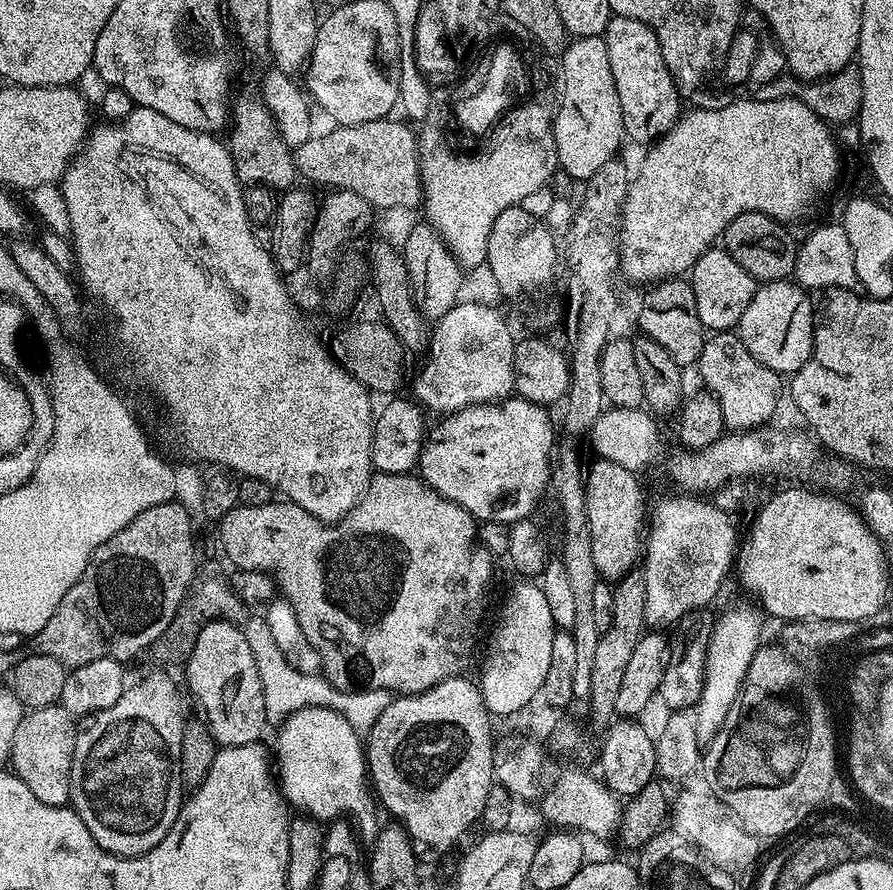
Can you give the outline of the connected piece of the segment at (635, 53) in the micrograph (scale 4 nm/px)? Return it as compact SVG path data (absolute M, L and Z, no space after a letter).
M613 15L603 34L610 58L610 71L614 73L614 90L618 90L618 103L622 106L624 135L636 144L651 145L665 136L682 115L680 91L672 85L670 70L662 58L662 46L654 38L654 30L637 22L635 18Z

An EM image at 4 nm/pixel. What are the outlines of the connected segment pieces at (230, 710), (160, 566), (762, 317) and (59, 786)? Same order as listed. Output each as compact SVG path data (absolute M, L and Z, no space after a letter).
M214 620L198 635L193 653L186 661L188 688L204 707L203 717L217 745L229 748L243 744L255 744L261 739L264 727L269 723L266 706L262 698L262 678L258 678L258 666L254 666L254 654L250 654L250 642L246 642L243 631L230 621Z
M171 501L140 513L130 525L95 551L86 570L66 592L46 626L37 633L37 651L62 662L71 670L99 658L129 662L134 656L149 649L172 622L185 597L198 566L194 560L194 538L189 509Z
M791 279L769 280L757 287L750 306L742 313L738 335L762 366L781 374L795 374L812 357L814 312L812 316L812 300L808 296L811 295Z
M59 702L25 711L18 730L14 730L11 771L19 780L26 782L30 794L46 806L65 807L72 798L72 763L78 720L69 714Z

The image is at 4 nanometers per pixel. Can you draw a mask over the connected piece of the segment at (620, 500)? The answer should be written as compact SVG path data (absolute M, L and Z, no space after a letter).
M599 458L593 461L584 481L590 554L594 554L597 577L604 582L615 582L633 571L642 560L642 541L646 536L644 492L640 489L641 477L626 470L626 466Z

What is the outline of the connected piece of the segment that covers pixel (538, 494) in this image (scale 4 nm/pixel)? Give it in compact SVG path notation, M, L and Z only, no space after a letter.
M505 398L499 402L490 404L470 404L467 408L445 415L444 420L436 429L427 433L424 441L424 448L420 451L420 463L418 465L418 475L425 484L430 485L435 492L445 496L447 500L452 500L458 506L465 508L471 516L475 516L477 521L498 522L499 524L513 525L517 520L527 520L533 515L536 503L544 496L544 491L549 491L550 481L554 476L554 456L552 460L552 447L556 444L556 432L552 429L552 420L548 417L549 409L543 404L535 404L529 400L519 398Z

